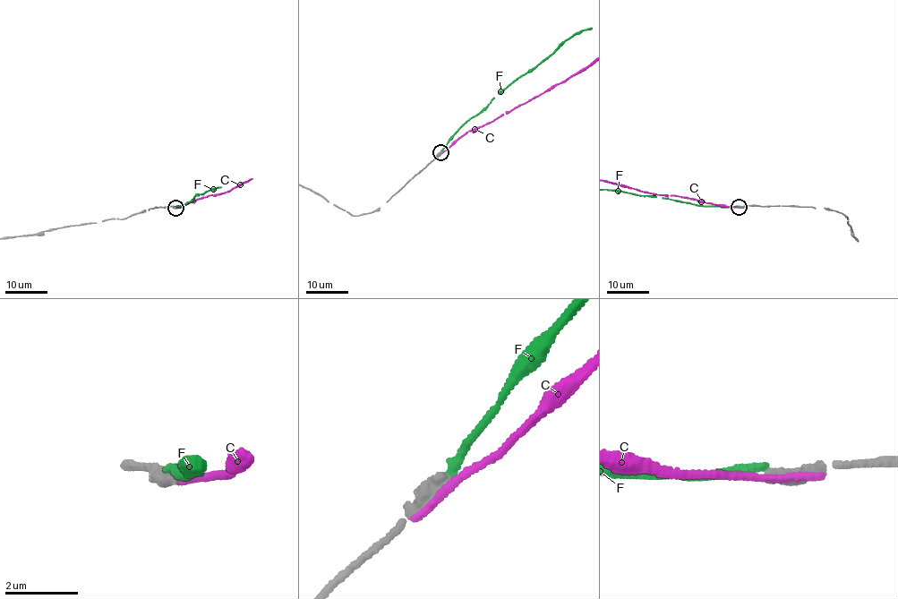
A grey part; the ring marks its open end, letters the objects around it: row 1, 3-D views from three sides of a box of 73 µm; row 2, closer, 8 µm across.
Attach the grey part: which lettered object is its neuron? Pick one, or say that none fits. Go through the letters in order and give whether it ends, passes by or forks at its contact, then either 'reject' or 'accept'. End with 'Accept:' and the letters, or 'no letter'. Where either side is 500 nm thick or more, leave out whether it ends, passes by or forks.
C: reject
F: it ends | reject
Accept: no letter

